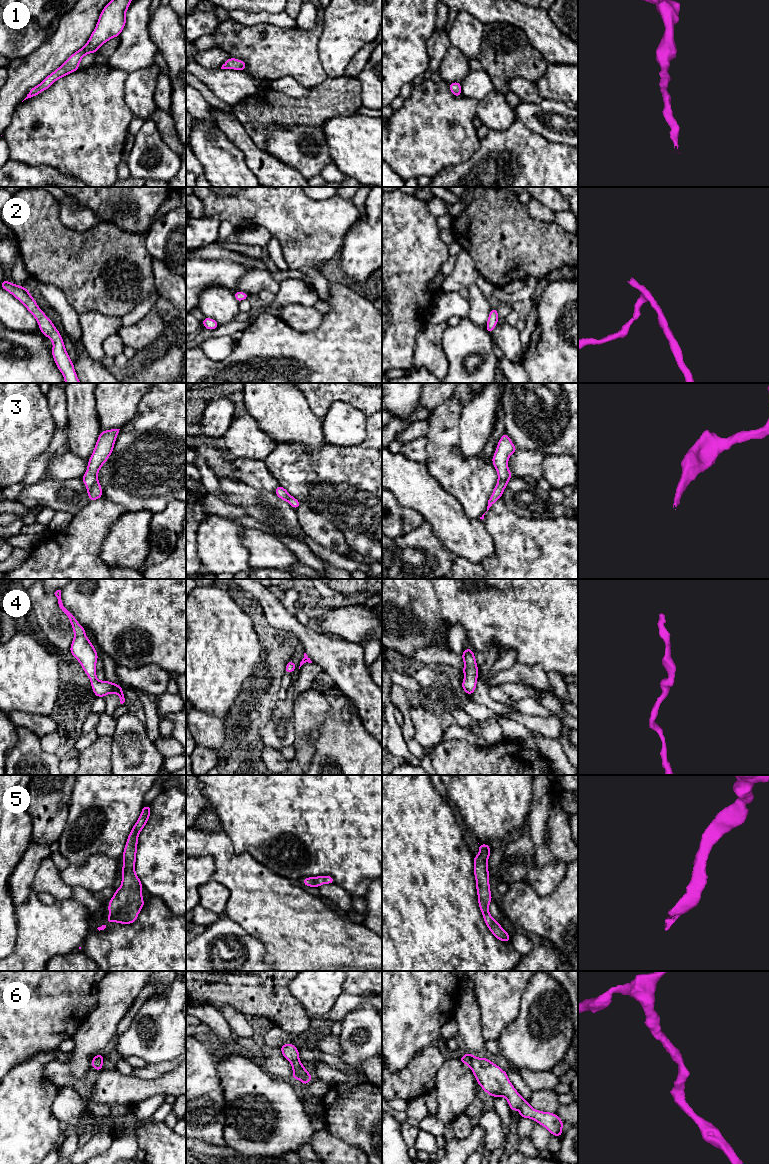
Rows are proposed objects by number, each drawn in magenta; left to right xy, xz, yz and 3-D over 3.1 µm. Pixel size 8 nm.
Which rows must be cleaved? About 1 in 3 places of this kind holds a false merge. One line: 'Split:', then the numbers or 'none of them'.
Split: none of them

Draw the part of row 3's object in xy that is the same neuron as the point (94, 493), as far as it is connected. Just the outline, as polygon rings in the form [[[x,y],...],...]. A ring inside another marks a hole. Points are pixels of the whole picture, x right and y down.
[[[120,429],[101,431],[92,455],[88,461],[85,475],[82,477],[87,487],[87,494],[90,502],[103,496],[101,485],[98,481],[98,472],[102,465],[110,457]]]

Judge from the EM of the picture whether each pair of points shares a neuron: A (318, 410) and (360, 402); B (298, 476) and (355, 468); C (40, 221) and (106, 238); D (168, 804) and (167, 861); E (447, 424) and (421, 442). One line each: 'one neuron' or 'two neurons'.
A: one neuron
B: one neuron
C: one neuron
D: one neuron
E: two neurons

